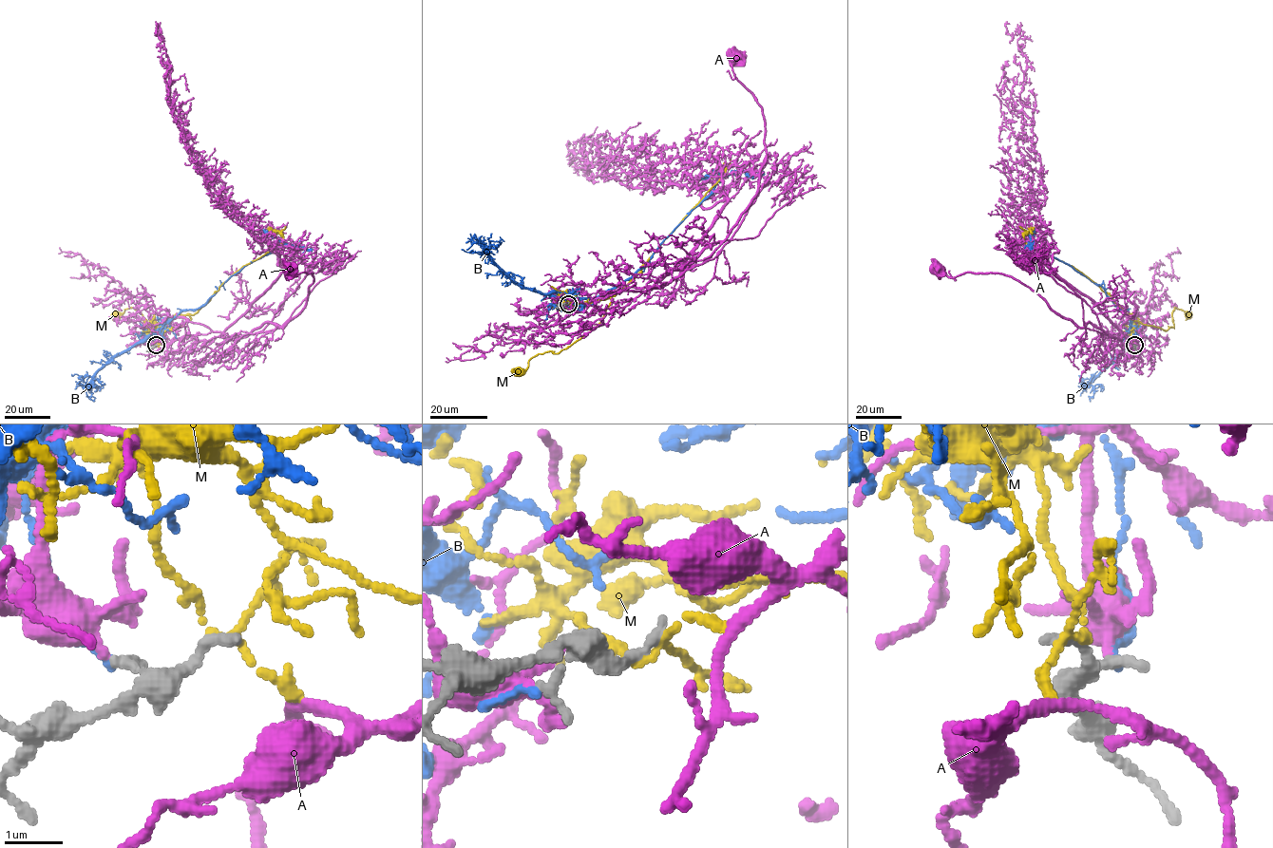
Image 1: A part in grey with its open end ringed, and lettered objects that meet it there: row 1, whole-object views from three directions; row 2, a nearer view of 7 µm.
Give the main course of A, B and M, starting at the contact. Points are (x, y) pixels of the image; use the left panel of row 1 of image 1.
A: (151, 346), (165, 318), (235, 338), (265, 322), (283, 327), (313, 283), (313, 273), (288, 277), (291, 269)
B: (152, 346), (148, 336), (142, 341), (183, 310), (202, 306), (229, 277), (266, 255), (278, 242), (312, 251)
M: (155, 345), (154, 335), (178, 314), (194, 314), (243, 266), (281, 244), (283, 235), (267, 228)

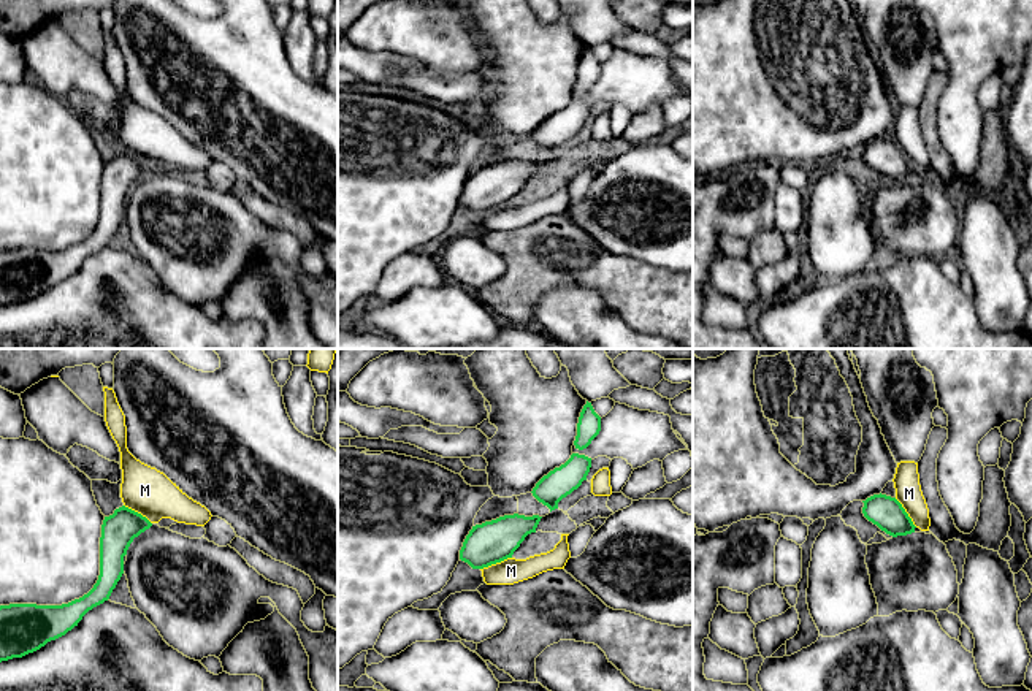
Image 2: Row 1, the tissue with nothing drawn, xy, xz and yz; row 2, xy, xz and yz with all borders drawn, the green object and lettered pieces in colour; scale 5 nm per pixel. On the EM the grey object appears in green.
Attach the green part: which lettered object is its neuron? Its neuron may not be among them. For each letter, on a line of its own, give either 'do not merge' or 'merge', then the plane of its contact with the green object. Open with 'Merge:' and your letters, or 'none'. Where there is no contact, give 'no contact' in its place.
Merge: none
A: do not merge; no contact
B: do not merge; no contact
M: do not merge; contact in xz

